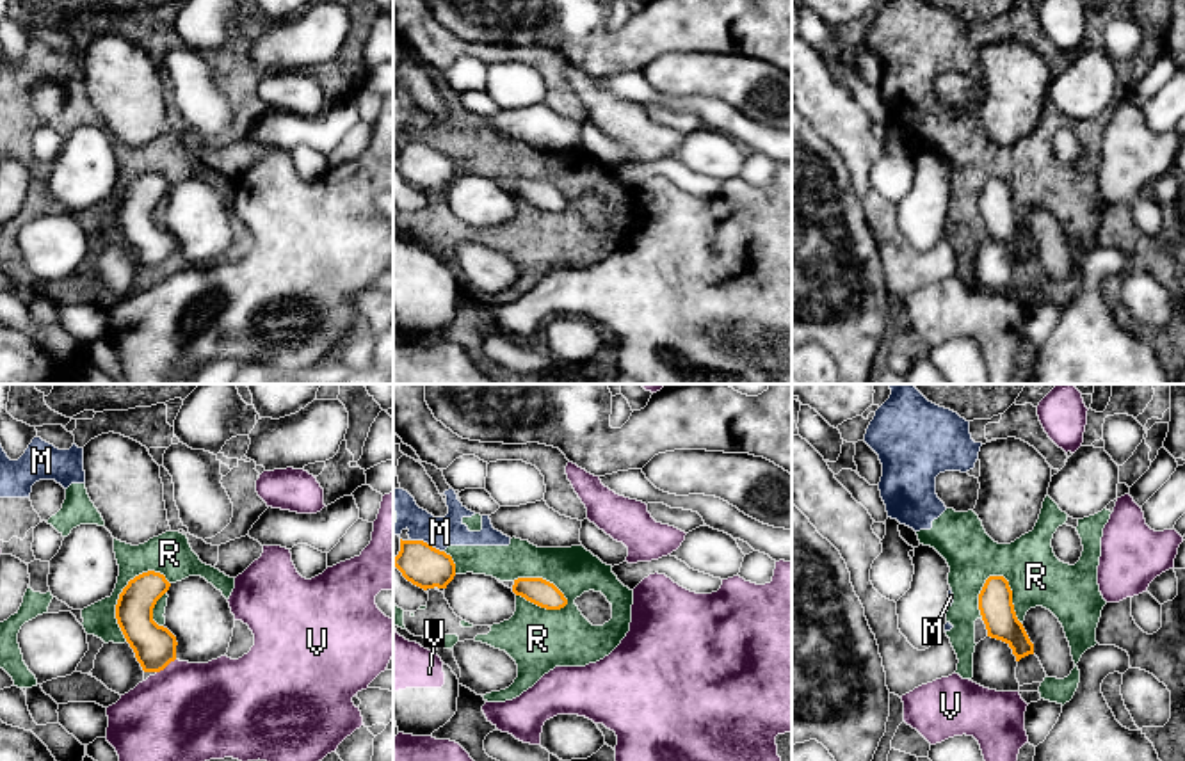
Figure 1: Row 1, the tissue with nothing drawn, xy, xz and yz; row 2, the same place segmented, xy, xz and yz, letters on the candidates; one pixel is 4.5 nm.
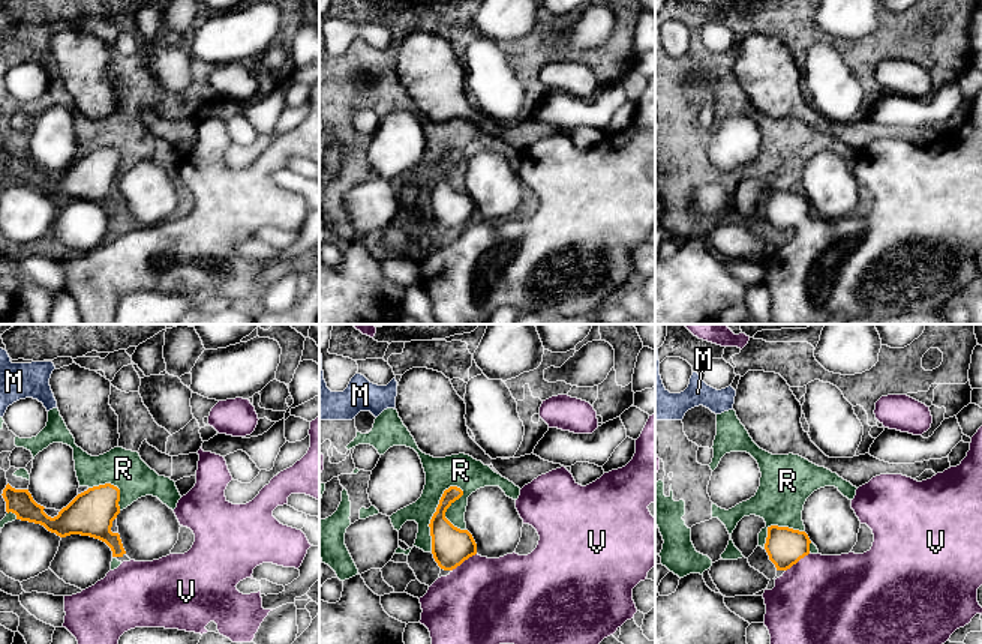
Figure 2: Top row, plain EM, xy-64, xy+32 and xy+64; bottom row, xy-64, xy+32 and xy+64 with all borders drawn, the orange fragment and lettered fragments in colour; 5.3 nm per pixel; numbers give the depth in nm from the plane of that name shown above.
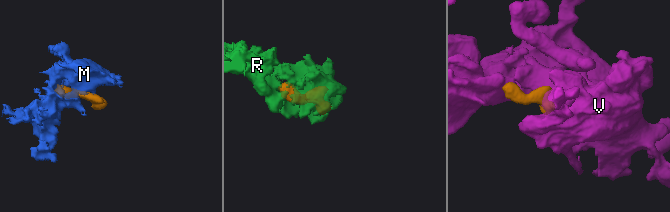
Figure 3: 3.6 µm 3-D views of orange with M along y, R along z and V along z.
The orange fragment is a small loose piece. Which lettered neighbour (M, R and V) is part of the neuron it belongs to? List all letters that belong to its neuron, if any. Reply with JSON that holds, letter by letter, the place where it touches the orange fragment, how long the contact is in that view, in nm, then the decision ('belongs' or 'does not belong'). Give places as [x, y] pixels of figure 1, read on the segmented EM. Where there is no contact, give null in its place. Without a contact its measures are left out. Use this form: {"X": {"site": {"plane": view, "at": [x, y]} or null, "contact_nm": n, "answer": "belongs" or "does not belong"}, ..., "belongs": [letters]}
{"M": {"site": {"plane": "xz", "at": [426, 543]}, "contact_nm": 160, "answer": "does not belong"}, "R": {"site": {"plane": "xz", "at": [541, 578]}, "contact_nm": 280, "answer": "does not belong"}, "V": {"site": {"plane": "xy", "at": [166, 665]}, "contact_nm": 110, "answer": "belongs"}, "belongs": ["V"]}

